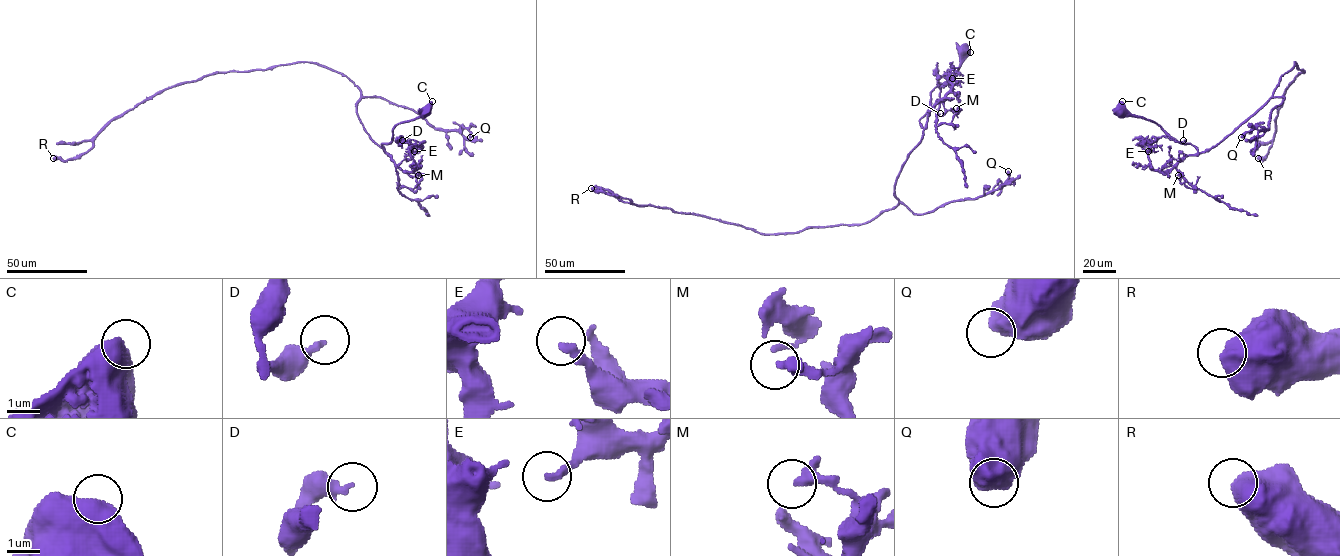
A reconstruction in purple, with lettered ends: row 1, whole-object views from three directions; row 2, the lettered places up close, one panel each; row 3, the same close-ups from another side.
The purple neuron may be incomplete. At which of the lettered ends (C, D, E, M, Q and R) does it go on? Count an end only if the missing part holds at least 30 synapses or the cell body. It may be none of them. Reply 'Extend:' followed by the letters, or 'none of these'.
Extend: none of these

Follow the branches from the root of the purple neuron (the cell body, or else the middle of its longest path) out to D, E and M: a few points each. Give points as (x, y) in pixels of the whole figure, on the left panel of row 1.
D: (423, 112), (398, 123), (393, 139), (381, 144), (411, 171), (414, 160), (402, 140)
E: (423, 112), (398, 123), (393, 139), (381, 144), (403, 170), (413, 169), (410, 147), (421, 147), (414, 151)
M: (423, 112), (398, 123), (393, 139), (381, 144), (395, 164), (398, 189), (413, 188), (421, 178), (418, 175)

